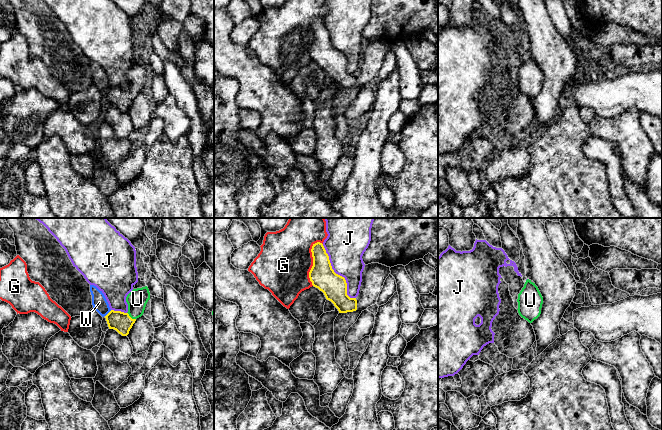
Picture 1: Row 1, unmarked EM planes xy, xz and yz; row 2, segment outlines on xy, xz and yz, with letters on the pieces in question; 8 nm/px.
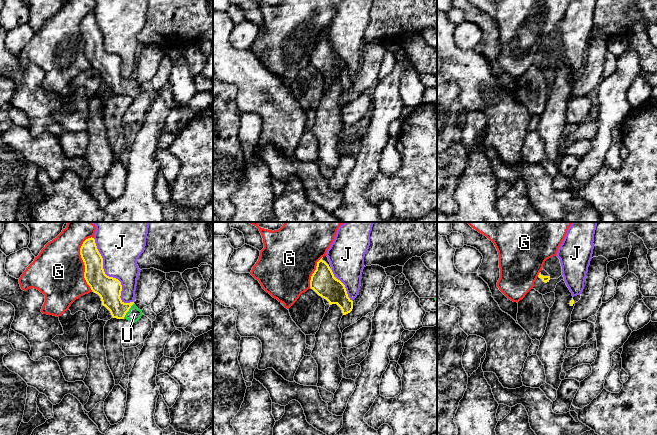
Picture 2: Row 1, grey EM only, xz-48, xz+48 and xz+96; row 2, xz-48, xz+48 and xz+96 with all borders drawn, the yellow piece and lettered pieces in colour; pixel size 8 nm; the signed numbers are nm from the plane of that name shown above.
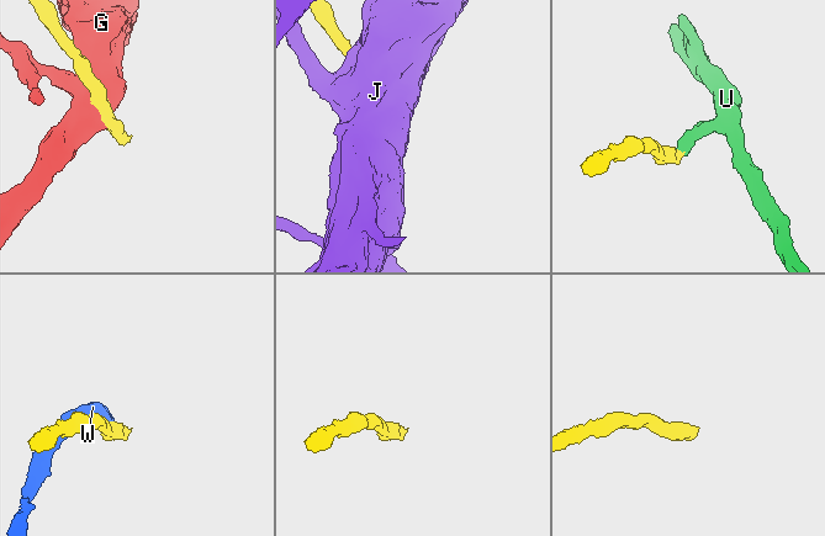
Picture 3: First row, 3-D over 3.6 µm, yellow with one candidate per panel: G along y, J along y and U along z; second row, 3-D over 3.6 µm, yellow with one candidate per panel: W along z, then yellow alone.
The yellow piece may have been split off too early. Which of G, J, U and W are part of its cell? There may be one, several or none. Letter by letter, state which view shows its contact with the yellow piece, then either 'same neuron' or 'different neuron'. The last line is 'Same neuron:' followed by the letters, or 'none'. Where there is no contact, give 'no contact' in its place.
G: meets yellow in xz; different neuron
J: meets yellow in xz; different neuron
U: meets yellow in xy; same neuron
W: meets yellow in xy; different neuron
Same neuron: U

